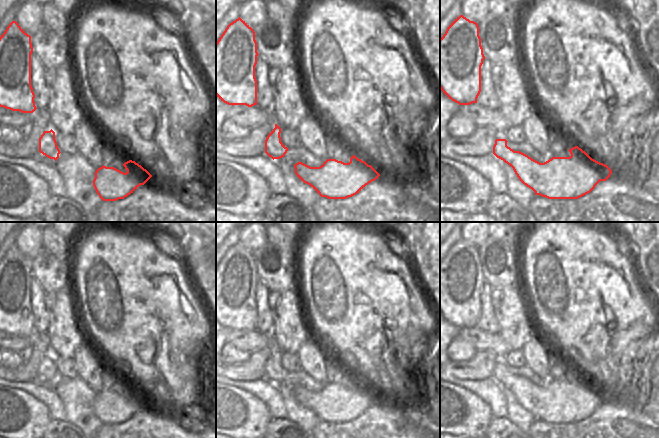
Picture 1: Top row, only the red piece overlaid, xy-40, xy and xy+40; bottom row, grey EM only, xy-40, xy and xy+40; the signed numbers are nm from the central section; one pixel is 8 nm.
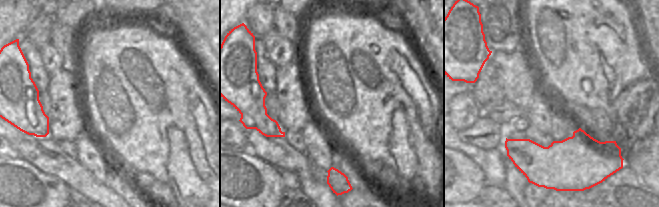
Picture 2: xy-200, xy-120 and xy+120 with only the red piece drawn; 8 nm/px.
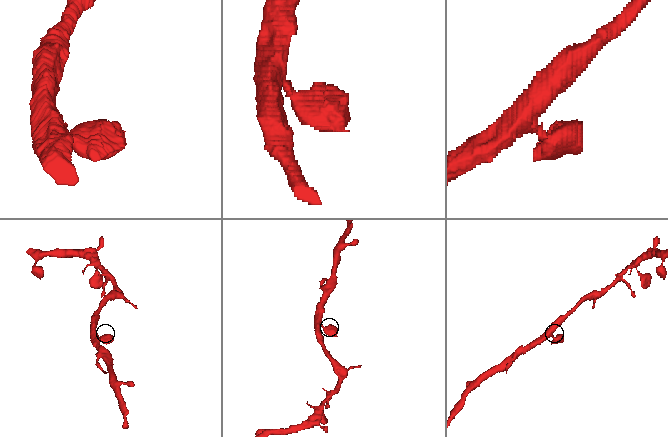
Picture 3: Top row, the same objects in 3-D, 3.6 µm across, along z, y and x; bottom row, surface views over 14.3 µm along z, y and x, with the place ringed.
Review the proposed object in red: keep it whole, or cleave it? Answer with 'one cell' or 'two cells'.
one cell

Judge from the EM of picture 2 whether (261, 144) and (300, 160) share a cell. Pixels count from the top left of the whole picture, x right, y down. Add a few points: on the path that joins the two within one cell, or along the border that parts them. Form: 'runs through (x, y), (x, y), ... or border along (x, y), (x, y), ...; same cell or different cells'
runs through (271, 150), (290, 159); same cell

